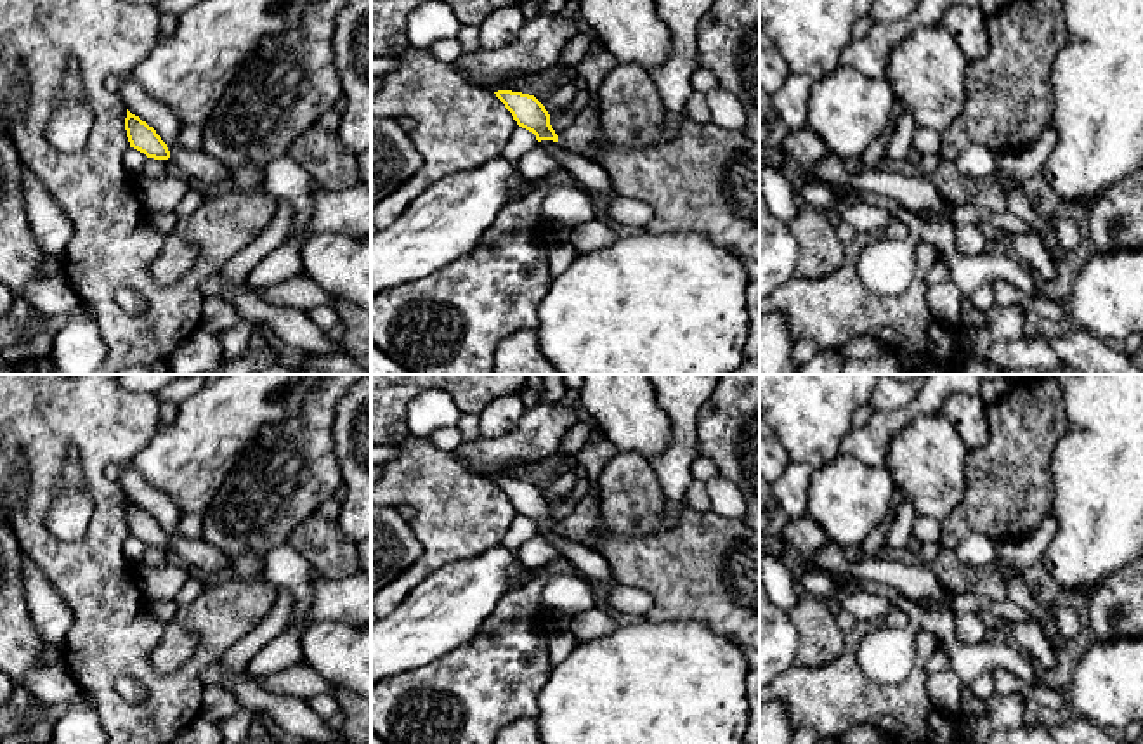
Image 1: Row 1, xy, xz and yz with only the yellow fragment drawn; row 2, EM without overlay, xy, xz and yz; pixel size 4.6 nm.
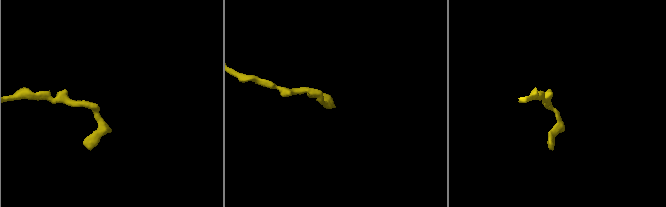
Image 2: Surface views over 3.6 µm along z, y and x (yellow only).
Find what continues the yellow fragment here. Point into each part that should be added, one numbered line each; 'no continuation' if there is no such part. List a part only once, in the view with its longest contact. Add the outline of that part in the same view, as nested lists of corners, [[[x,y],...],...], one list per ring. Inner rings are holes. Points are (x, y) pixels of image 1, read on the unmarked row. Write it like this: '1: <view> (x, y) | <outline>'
1: xz (706, 567) | [[[583,498],[572,513],[558,522],[558,532],[598,551],[619,584],[638,588],[654,600],[643,614],[649,623],[699,621],[734,642],[749,669],[760,669],[760,534],[746,522],[713,510],[689,506],[678,524],[659,534],[623,538],[605,532],[600,505]]]

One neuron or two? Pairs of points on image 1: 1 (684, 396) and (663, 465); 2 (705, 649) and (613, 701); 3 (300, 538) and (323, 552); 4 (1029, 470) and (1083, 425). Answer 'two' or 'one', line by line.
1: one
2: one
3: one
4: two

